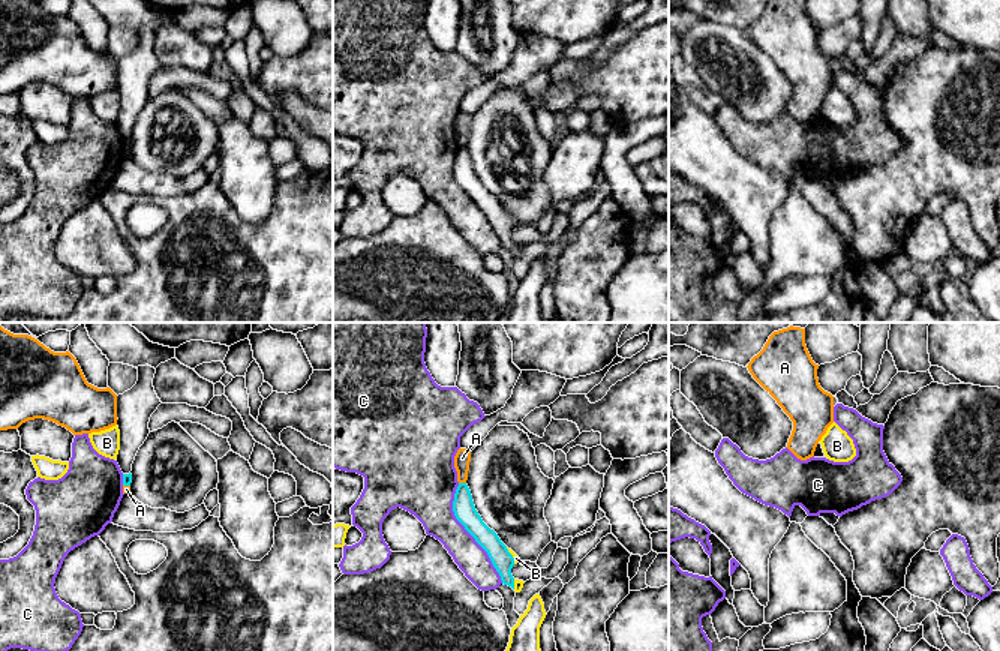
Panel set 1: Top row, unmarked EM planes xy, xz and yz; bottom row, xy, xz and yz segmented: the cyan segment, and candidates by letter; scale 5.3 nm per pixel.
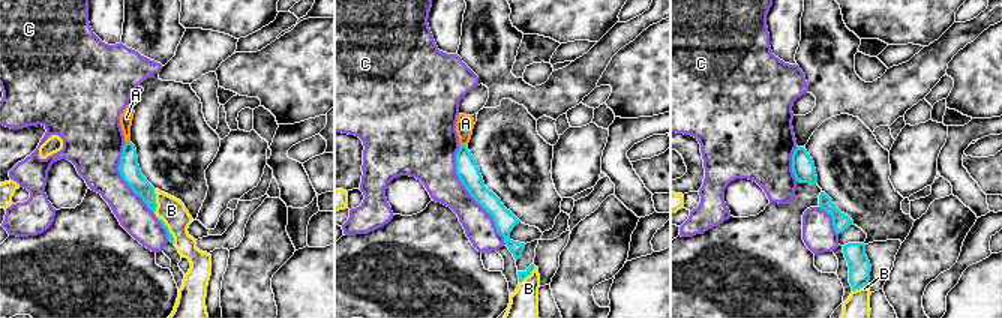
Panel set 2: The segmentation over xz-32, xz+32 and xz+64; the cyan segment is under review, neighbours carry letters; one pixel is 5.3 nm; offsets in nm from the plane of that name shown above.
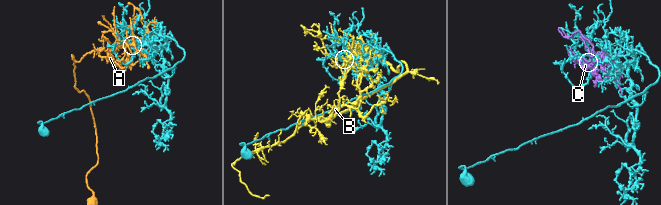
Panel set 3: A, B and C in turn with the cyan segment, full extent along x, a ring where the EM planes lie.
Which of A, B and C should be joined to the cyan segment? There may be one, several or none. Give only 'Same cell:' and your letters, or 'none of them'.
Same cell: none of them

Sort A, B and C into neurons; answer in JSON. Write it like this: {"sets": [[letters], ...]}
{"sets": [["A"], ["B"], ["C"]]}

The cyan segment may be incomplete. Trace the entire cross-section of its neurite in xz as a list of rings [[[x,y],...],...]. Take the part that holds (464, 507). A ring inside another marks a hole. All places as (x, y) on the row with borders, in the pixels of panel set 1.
[[[459,483],[456,489],[453,512],[456,519],[487,552],[493,567],[501,576],[502,584],[514,590],[514,578],[511,574],[514,558],[498,534],[483,522],[481,516],[475,510],[472,495],[466,483]]]

